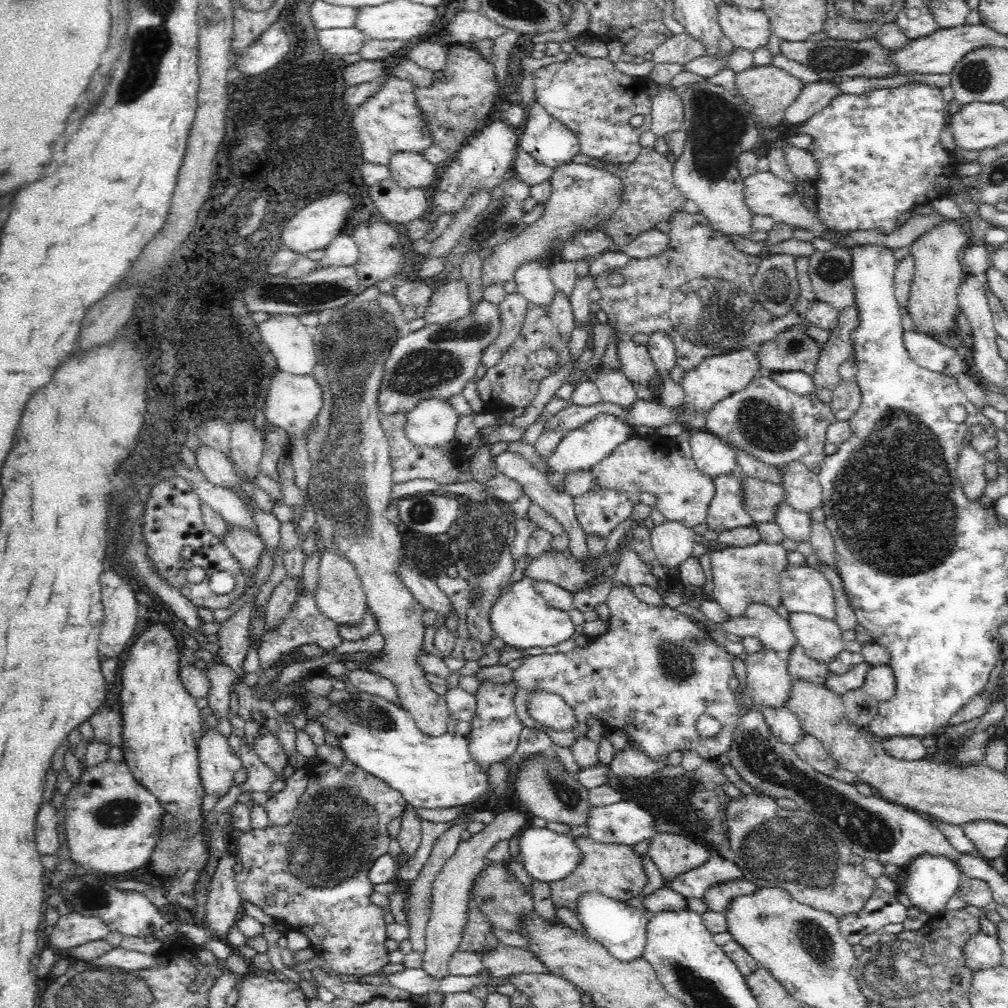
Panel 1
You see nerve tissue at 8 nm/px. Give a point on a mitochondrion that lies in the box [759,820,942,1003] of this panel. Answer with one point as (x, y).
(814, 936)

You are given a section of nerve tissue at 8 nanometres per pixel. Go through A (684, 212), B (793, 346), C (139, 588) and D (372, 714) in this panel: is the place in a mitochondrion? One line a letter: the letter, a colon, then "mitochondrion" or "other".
A: other
B: mitochondrion
C: other
D: mitochondrion

